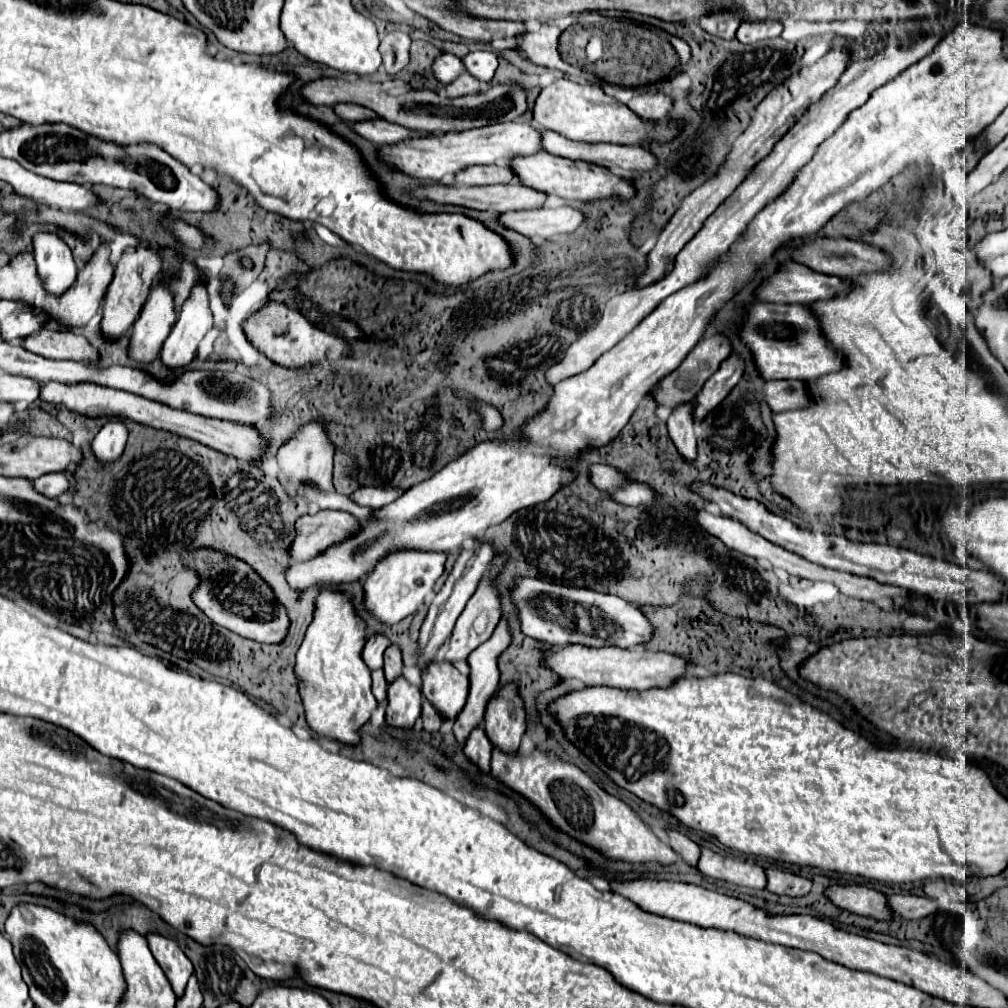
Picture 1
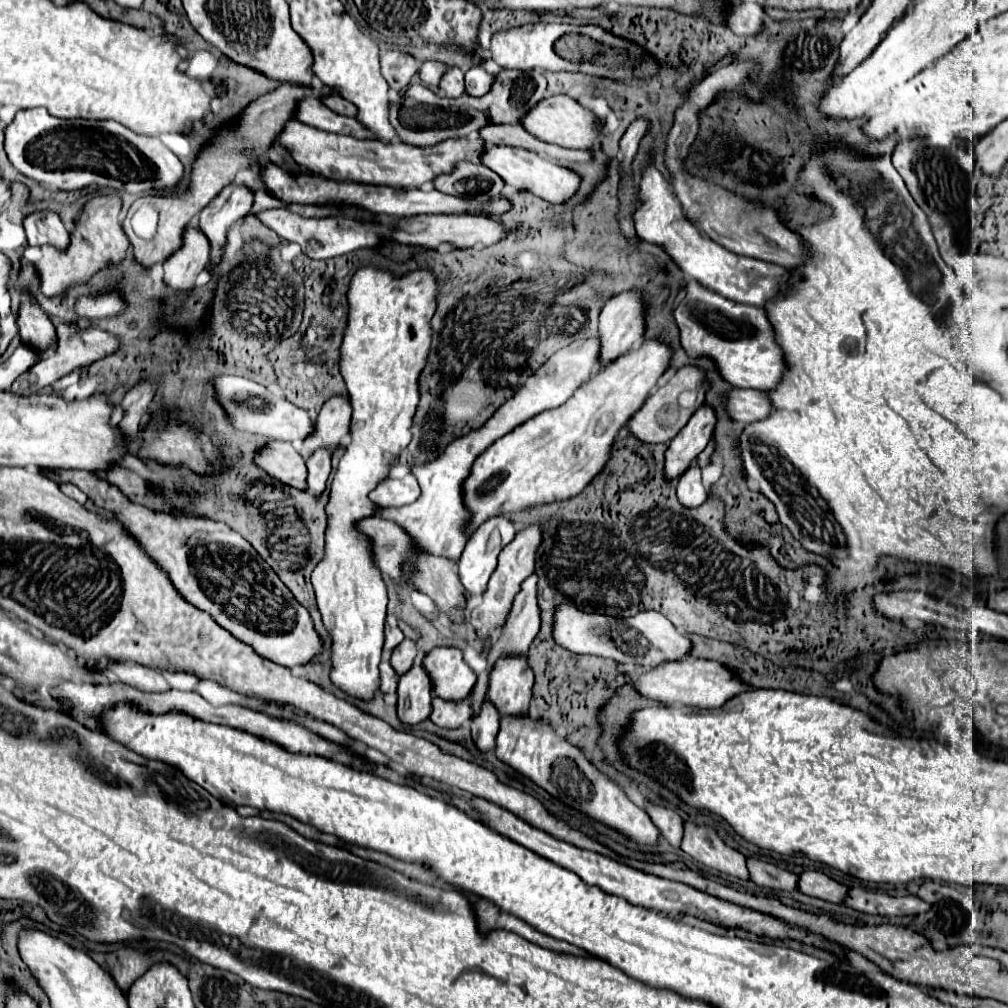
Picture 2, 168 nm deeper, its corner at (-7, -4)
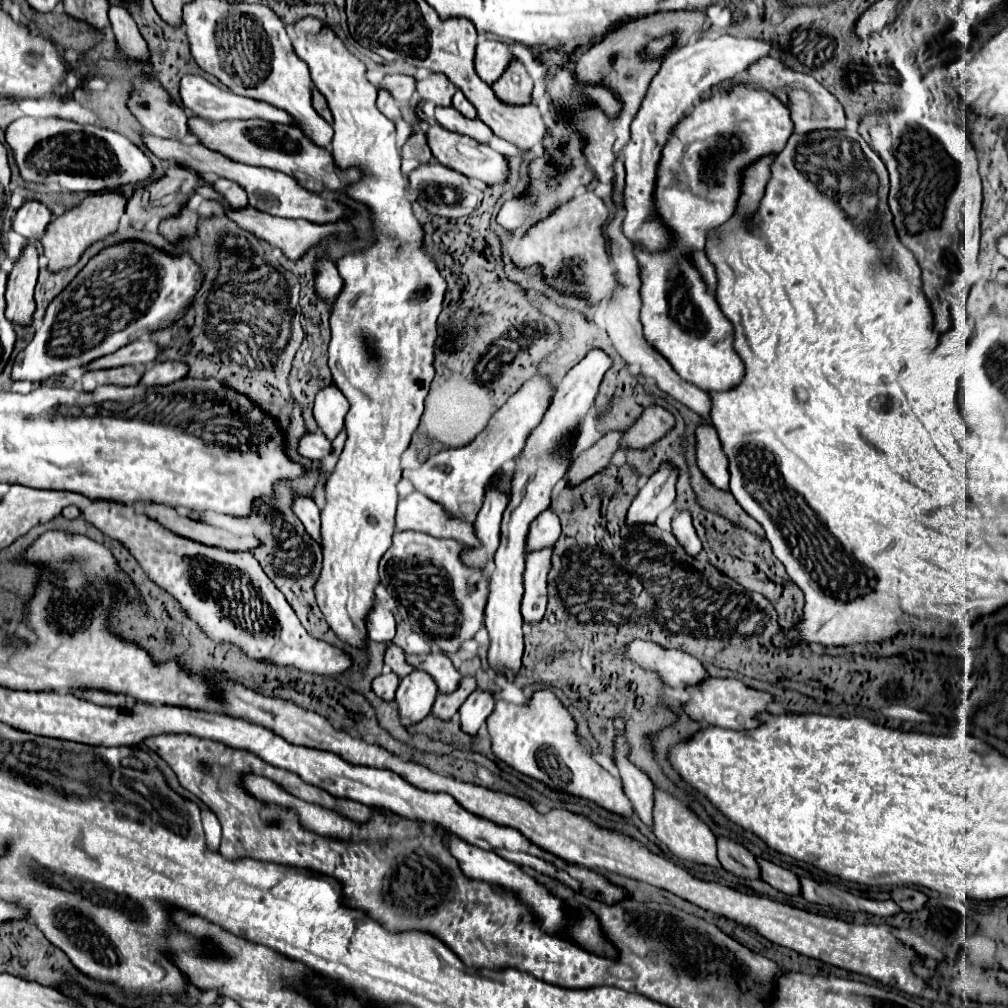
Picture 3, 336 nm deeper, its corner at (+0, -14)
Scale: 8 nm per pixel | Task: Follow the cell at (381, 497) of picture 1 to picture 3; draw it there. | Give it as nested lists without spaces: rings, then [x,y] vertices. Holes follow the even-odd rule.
[[[410,492],[398,504],[396,528],[424,532],[434,538],[452,538],[466,546],[480,546],[472,522],[448,514],[438,502],[432,502],[420,492]]]

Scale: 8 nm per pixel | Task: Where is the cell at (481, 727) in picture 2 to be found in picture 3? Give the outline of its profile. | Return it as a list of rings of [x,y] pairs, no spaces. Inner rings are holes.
[[[474,690],[466,702],[460,706],[458,716],[460,716],[460,726],[466,734],[476,734],[478,728],[486,722],[486,718],[494,710],[494,696],[486,690]]]

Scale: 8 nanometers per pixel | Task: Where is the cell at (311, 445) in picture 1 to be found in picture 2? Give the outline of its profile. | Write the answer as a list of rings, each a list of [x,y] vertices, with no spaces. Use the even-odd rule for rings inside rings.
[[[333,396],[327,400],[315,420],[315,430],[303,440],[303,458],[317,450],[327,450],[331,456],[341,448],[341,440],[349,436],[351,404],[347,396]]]

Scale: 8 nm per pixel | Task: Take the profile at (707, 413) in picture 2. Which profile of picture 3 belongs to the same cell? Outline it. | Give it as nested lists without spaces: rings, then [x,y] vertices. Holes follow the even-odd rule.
[[[662,464],[656,474],[650,476],[646,486],[638,492],[628,508],[628,524],[654,524],[658,514],[672,506],[676,498],[676,472],[672,466]]]

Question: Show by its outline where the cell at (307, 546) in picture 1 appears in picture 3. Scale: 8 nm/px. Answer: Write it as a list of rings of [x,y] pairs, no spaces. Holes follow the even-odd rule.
[[[396,532],[392,538],[392,546],[380,560],[380,582],[388,590],[388,594],[396,600],[398,614],[402,620],[412,626],[412,630],[422,632],[432,640],[442,652],[454,654],[460,650],[464,640],[470,640],[484,626],[484,606],[488,598],[488,580],[480,568],[468,568],[460,556],[466,550],[464,544],[456,540],[432,538],[420,532]]]

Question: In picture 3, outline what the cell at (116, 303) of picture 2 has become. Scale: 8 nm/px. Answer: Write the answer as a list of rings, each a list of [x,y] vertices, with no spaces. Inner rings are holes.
[[[126,240],[100,250],[48,304],[46,316],[42,320],[42,326],[36,330],[34,340],[26,346],[26,350],[16,356],[20,364],[14,364],[12,378],[40,382],[50,376],[60,376],[66,374],[70,368],[90,364],[98,356],[108,356],[122,346],[142,338],[144,334],[152,334],[156,330],[172,326],[174,320],[180,320],[180,316],[184,316],[188,304],[192,304],[198,288],[202,286],[202,280],[204,274],[190,254],[172,256],[138,240]]]

